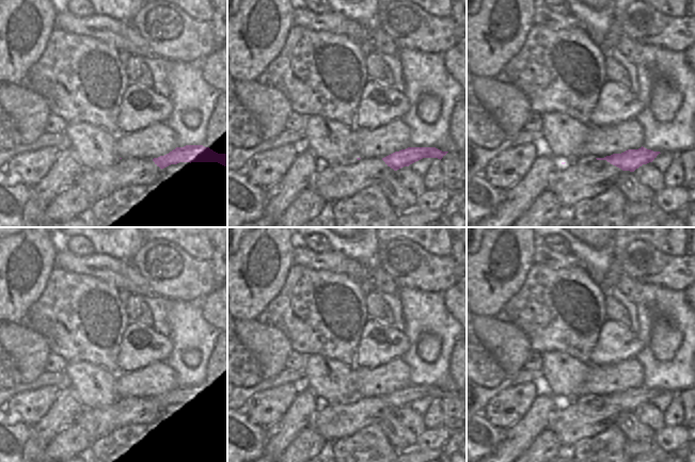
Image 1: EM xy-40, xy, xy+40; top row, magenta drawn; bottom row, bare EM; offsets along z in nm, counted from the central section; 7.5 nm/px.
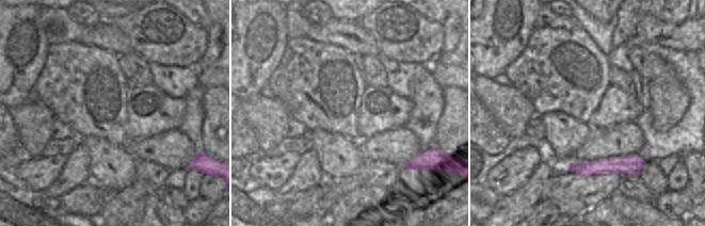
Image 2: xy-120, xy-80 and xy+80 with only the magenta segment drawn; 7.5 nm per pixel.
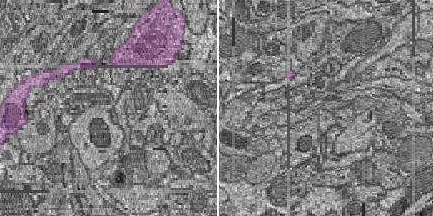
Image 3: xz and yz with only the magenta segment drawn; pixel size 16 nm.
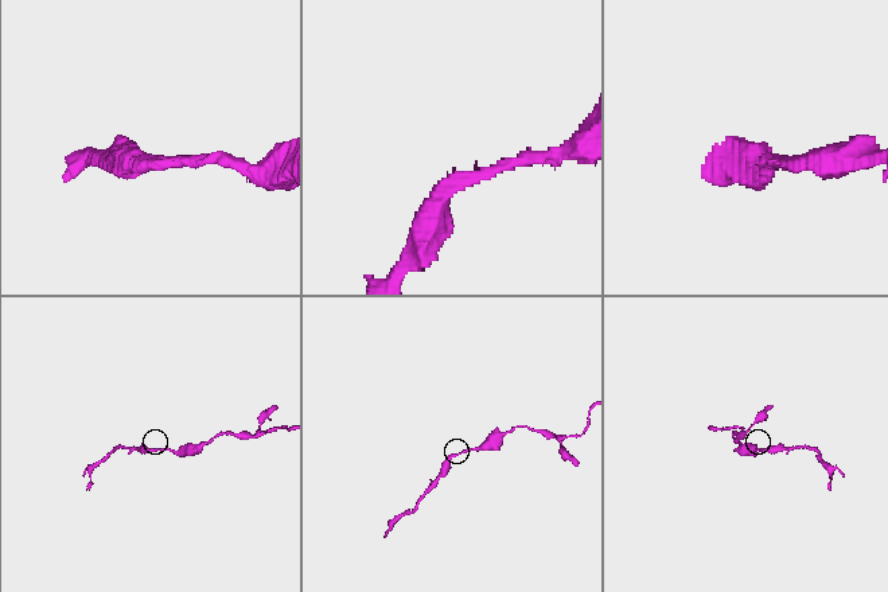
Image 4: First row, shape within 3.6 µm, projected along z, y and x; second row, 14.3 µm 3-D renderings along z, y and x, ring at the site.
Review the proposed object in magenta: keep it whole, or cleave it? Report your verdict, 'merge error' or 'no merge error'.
no merge error

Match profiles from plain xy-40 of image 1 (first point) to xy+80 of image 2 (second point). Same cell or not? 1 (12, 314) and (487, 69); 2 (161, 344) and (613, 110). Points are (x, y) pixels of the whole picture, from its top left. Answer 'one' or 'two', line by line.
1: one
2: one

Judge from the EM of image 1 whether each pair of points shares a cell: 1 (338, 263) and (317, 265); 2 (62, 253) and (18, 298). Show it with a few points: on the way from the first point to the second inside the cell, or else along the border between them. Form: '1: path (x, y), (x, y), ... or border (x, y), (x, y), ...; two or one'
1: path (333, 263), (322, 263); one
2: border (60, 245), (56, 252), (53, 266); two

